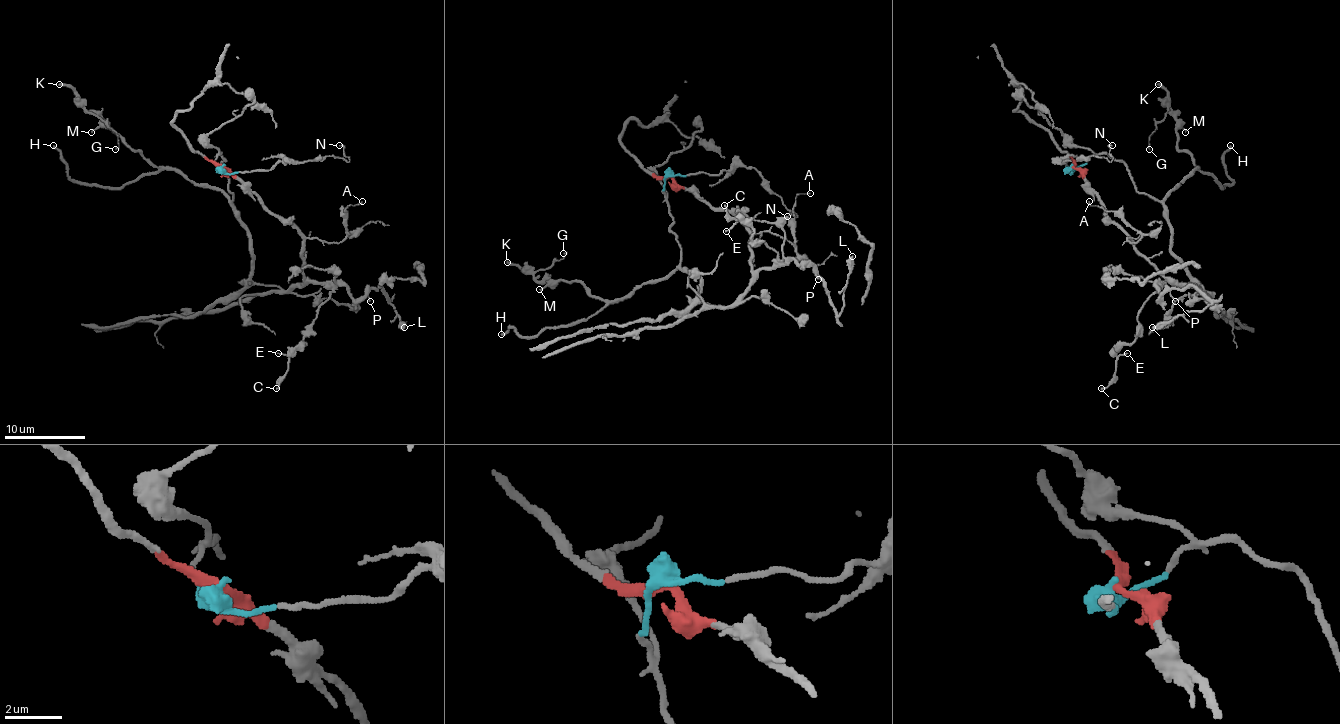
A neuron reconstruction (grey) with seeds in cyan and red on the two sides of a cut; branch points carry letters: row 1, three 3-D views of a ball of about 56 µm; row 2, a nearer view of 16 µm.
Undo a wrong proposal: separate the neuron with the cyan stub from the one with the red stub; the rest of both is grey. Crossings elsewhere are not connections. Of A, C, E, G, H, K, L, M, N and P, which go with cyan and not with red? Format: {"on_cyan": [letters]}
{"on_cyan": ["G", "H", "K", "M", "N"]}

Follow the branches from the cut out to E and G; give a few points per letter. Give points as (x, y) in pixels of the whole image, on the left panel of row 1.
E: (223, 165), (272, 212), (298, 230), (302, 275), (322, 283), (328, 297), (304, 344), (290, 352), (278, 352)
G: (223, 165), (215, 161), (221, 153), (229, 200), (174, 169), (156, 167), (86, 112), (117, 135), (115, 149)

